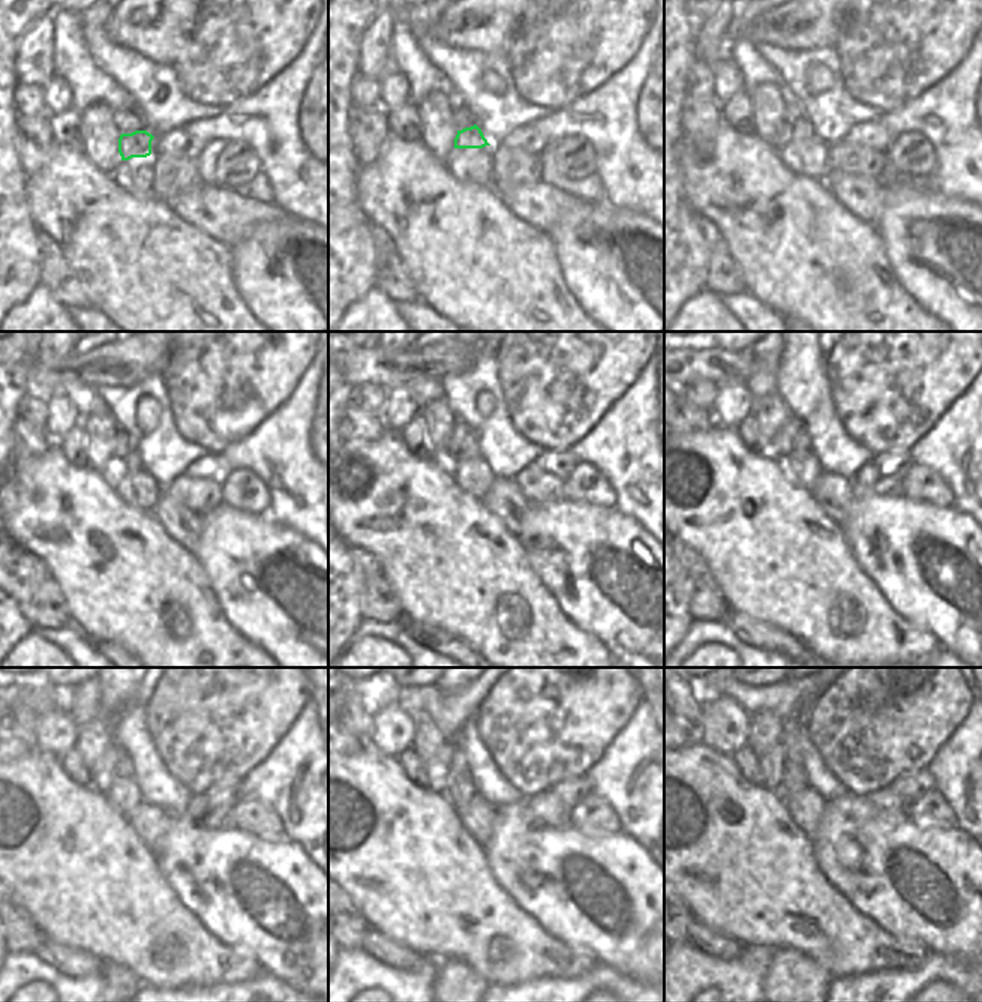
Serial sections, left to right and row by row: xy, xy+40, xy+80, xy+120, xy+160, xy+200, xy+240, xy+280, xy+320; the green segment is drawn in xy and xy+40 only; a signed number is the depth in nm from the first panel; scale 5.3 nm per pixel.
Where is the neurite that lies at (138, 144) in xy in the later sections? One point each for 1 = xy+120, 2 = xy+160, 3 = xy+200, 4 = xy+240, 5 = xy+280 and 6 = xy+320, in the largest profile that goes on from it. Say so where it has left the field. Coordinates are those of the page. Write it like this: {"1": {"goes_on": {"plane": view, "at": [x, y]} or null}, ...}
{"1": {"goes_on": {"plane": "xy+120", "at": [131, 464]}}, "2": {"goes_on": {"plane": "xy+160", "at": [470, 449]}}, "3": {"goes_on": {"plane": "xy+200", "at": [801, 443]}}, "4": {"goes_on": {"plane": "xy+240", "at": [123, 767]}}, "5": {"goes_on": {"plane": "xy+280", "at": [459, 764]}}, "6": {"goes_on": {"plane": "xy+320", "at": [795, 728]}}}

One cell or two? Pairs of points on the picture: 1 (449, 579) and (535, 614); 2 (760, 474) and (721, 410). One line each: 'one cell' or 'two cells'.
1: one cell
2: two cells

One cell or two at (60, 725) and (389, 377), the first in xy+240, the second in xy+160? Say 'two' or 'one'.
two

